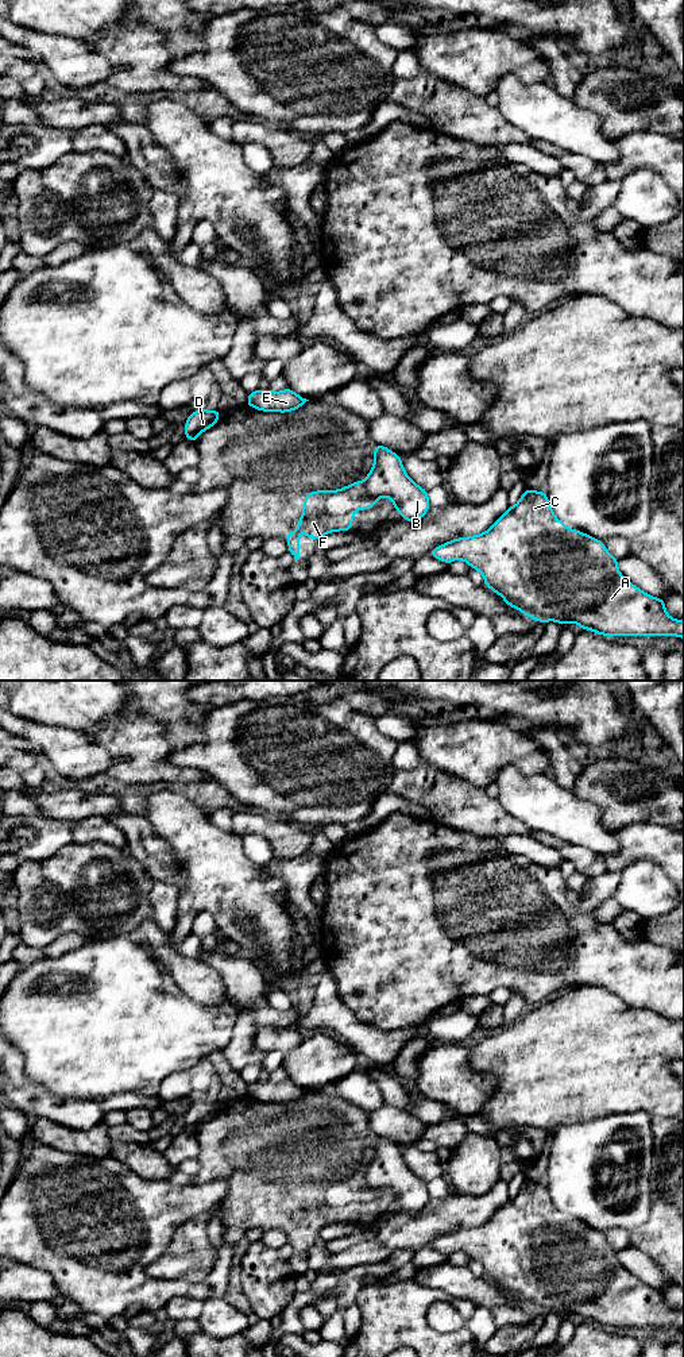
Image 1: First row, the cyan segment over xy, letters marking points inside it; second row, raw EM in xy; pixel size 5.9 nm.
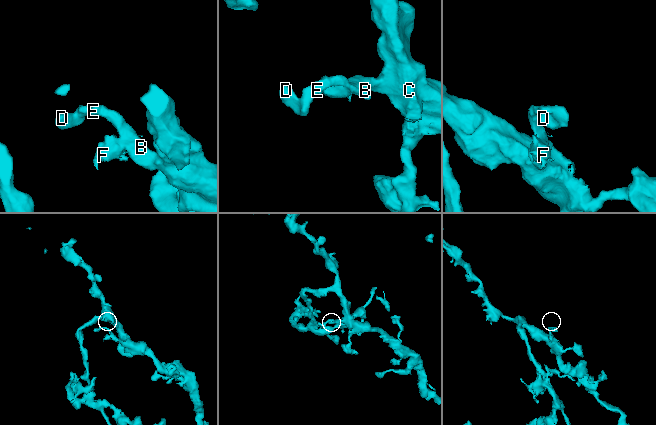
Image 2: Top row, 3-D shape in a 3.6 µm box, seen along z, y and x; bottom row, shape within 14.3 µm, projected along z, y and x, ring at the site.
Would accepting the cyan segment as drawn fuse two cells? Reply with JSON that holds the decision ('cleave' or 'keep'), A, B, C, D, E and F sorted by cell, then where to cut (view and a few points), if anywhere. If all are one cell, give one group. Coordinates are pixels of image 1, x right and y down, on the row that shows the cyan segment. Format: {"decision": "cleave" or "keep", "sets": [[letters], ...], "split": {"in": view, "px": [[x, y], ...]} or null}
{"decision": "cleave", "sets": [["A", "B", "C", "D", "E"], ["F"]], "split": {"in": "xy", "px": [[363, 481], [367, 490], [377, 497]]}}

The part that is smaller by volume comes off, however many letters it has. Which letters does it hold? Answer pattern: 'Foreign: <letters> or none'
Foreign: F

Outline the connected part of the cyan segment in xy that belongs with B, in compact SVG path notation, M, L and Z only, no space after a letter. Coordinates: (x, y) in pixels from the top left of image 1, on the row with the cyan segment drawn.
M378 444L374 451L374 464L364 479L367 491L390 498L405 521L422 518L430 508L428 491L406 474L399 455Z

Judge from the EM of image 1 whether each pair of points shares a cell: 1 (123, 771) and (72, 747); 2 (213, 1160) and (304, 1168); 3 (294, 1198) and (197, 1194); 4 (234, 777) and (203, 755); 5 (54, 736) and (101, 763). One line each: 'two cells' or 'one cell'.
1: two cells
2: one cell
3: two cells
4: one cell
5: one cell

